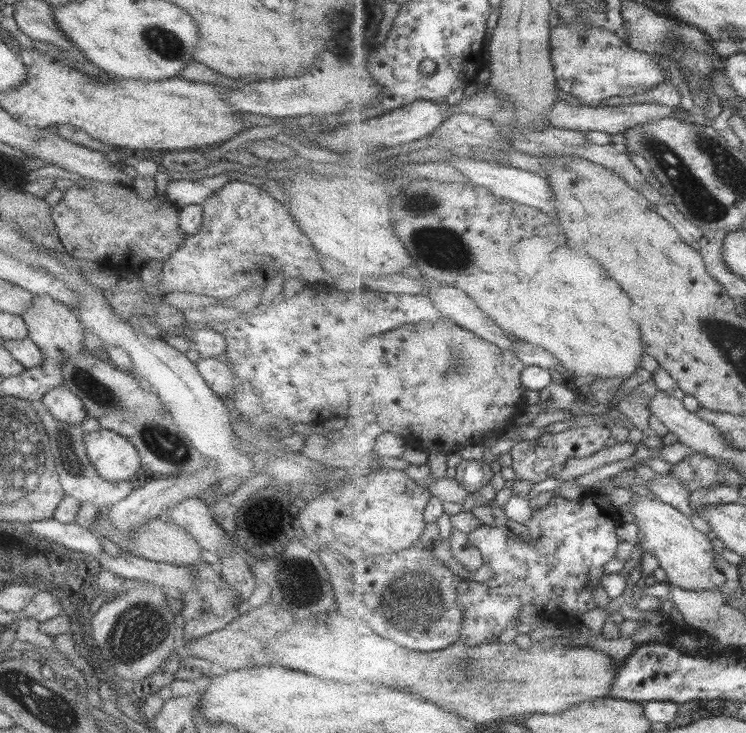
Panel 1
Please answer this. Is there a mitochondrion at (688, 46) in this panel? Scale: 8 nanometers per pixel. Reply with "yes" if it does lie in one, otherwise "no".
yes

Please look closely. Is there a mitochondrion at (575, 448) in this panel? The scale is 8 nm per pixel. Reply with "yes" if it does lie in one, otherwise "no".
no

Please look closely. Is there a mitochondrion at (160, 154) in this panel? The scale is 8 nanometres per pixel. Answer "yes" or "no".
no

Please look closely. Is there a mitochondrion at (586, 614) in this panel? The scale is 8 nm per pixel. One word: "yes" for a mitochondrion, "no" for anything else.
no

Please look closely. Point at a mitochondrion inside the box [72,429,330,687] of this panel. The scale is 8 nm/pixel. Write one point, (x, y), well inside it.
(140, 628)

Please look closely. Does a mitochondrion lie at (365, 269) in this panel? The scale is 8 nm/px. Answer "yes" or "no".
no

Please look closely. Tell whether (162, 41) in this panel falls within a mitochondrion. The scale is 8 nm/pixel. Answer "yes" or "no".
yes

